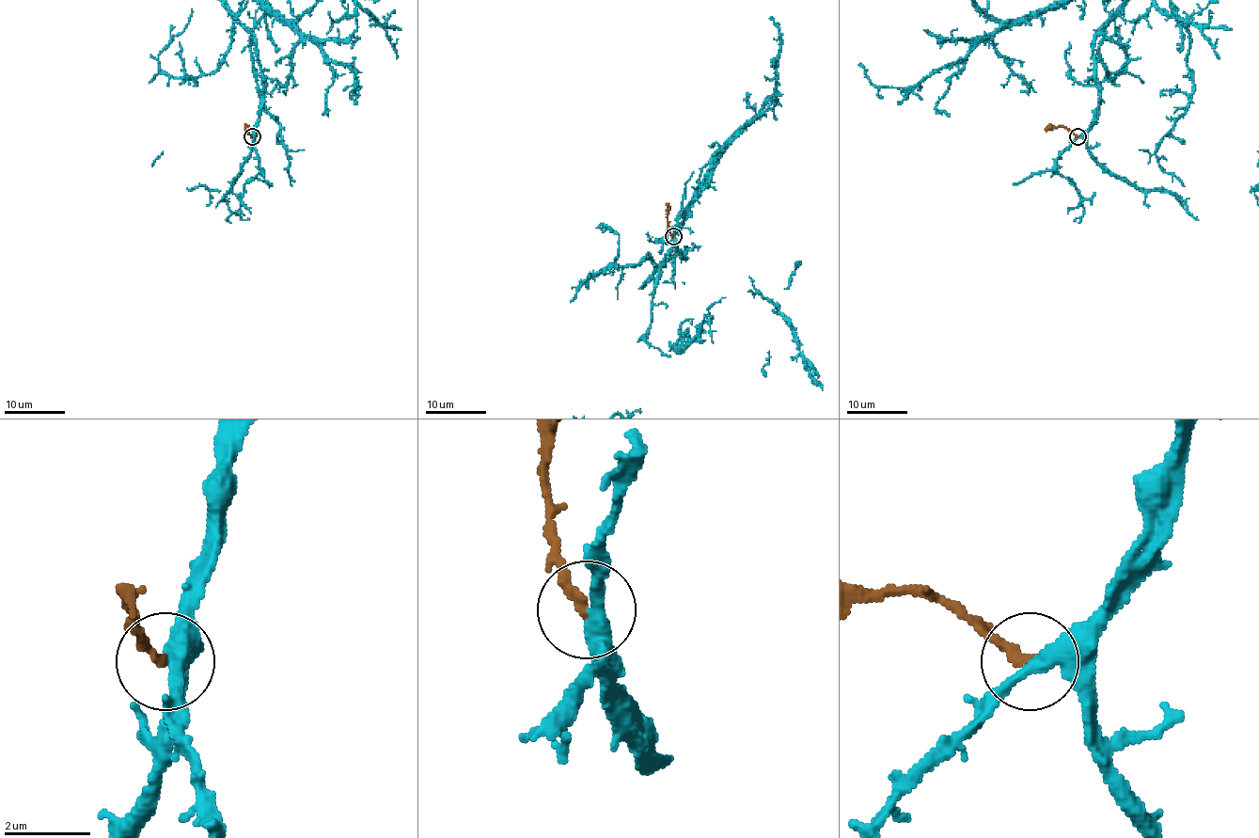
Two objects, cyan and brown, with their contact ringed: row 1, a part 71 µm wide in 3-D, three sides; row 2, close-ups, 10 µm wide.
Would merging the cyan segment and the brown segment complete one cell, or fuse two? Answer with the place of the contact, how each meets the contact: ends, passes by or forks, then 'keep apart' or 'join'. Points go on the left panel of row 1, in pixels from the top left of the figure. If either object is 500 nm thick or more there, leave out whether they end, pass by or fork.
at (252, 136); cyan passes by; brown ends there; join

